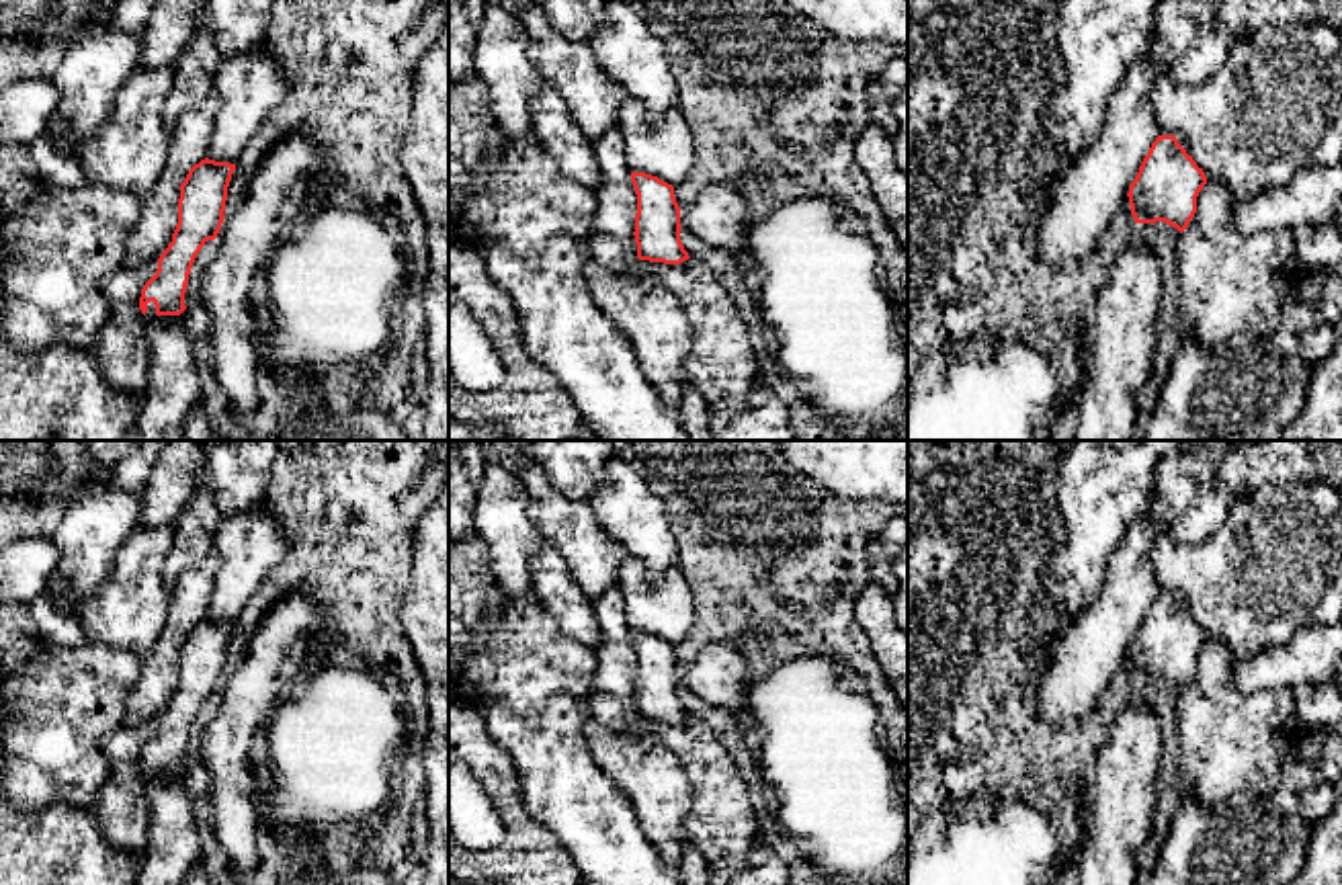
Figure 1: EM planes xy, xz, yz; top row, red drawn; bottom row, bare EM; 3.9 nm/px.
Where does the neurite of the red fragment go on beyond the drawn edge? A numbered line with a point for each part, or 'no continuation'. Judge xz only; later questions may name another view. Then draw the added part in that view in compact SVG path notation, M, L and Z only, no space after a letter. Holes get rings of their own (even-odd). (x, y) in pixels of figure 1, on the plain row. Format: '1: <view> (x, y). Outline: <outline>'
no continuation

